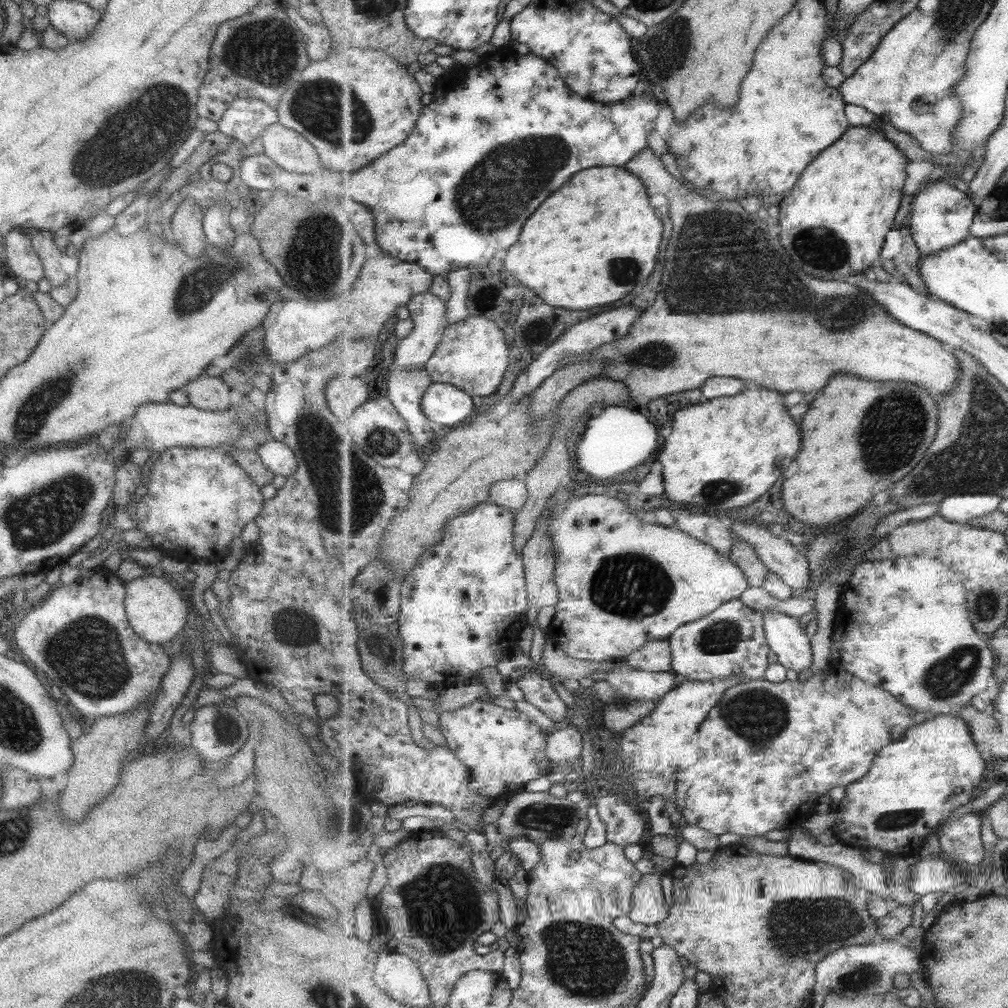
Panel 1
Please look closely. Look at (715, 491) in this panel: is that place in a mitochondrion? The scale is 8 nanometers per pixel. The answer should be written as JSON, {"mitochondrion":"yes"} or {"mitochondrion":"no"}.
{"mitochondrion":"yes"}

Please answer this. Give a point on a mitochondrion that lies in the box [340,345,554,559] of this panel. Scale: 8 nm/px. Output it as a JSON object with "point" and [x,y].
{"point":[383,442]}

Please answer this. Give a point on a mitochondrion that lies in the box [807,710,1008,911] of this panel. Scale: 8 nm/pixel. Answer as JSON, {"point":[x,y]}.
{"point":[895,819]}

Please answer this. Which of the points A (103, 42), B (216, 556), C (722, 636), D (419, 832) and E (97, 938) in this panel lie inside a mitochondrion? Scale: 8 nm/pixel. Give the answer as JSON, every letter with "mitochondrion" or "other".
{"A":"other","B":"other","C":"mitochondrion","D":"other","E":"other"}

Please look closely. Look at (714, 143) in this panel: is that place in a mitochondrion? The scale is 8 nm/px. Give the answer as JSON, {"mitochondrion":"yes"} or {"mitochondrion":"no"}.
{"mitochondrion":"no"}

